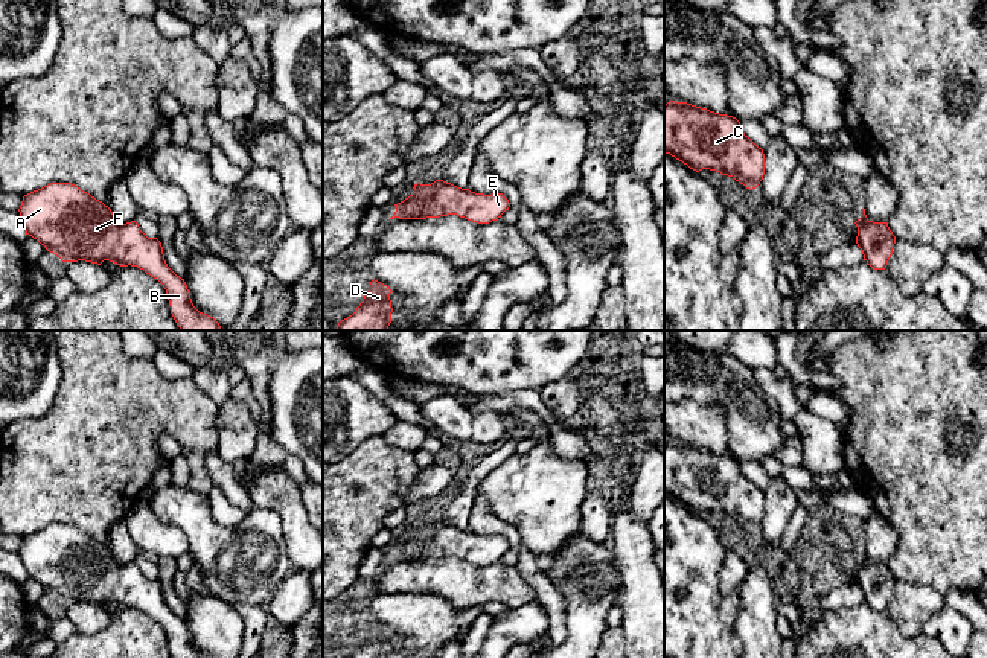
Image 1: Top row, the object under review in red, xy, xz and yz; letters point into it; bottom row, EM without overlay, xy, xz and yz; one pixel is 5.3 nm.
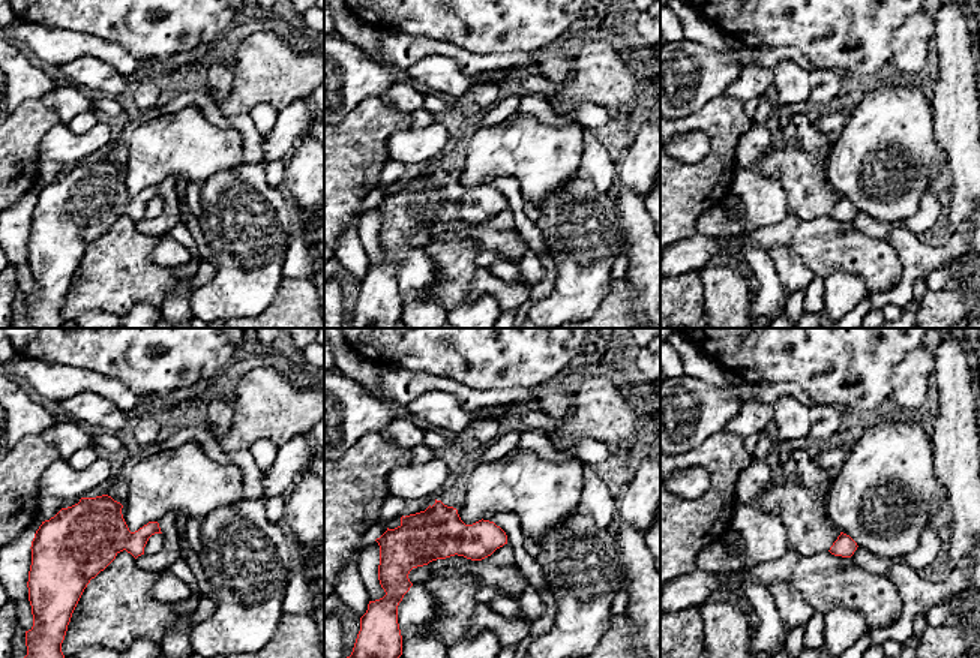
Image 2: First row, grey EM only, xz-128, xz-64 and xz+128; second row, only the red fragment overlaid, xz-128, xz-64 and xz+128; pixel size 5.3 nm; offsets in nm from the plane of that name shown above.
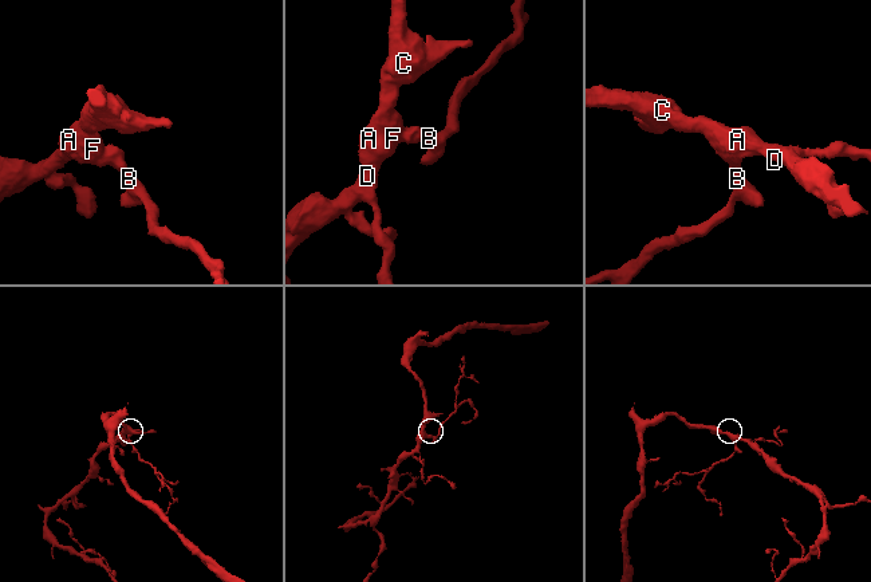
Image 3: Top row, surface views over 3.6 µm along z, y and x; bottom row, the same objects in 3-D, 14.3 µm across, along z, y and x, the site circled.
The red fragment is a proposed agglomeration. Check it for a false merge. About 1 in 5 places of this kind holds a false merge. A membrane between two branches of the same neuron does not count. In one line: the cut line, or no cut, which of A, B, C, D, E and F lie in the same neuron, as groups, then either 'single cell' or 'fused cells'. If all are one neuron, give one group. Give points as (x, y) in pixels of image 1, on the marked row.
cut none; groups A B C D E F; single cell

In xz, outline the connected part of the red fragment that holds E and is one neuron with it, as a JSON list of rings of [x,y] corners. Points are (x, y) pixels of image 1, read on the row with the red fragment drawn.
[[[443,180],[431,184],[414,184],[413,193],[394,204],[390,219],[426,219],[457,215],[477,224],[498,221],[510,203],[503,193],[475,193]]]

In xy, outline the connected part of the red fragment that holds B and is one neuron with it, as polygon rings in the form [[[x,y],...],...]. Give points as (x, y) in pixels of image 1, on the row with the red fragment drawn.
[[[50,183],[23,196],[18,209],[26,235],[37,239],[62,262],[85,260],[101,265],[104,260],[120,267],[137,267],[157,279],[166,289],[171,314],[181,331],[221,331],[219,323],[200,312],[190,299],[184,279],[166,264],[161,242],[148,238],[136,221],[120,224],[111,209],[72,183]]]

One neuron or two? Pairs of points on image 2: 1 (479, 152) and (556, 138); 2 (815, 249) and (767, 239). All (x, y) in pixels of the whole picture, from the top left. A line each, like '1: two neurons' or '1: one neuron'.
1: one neuron
2: one neuron

